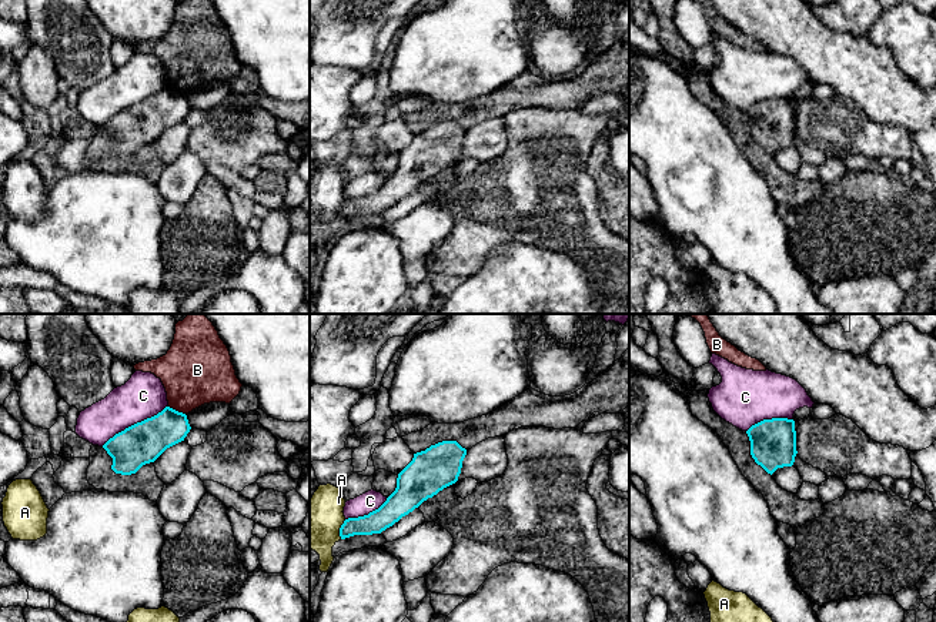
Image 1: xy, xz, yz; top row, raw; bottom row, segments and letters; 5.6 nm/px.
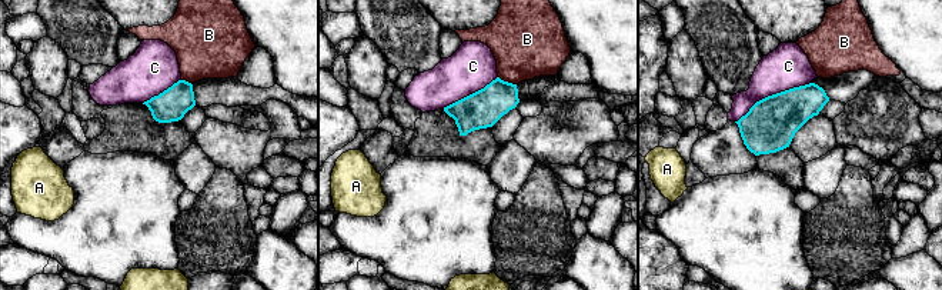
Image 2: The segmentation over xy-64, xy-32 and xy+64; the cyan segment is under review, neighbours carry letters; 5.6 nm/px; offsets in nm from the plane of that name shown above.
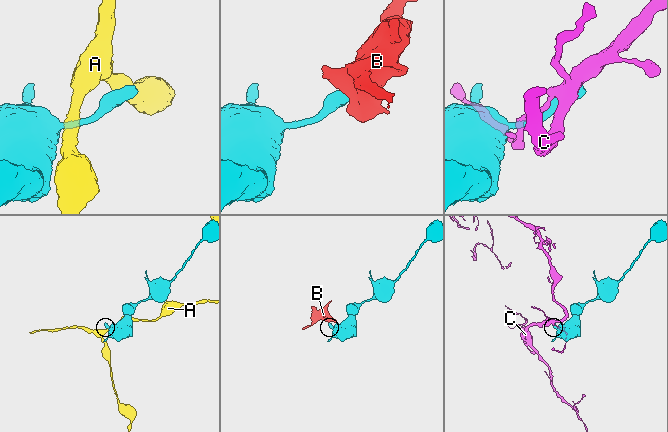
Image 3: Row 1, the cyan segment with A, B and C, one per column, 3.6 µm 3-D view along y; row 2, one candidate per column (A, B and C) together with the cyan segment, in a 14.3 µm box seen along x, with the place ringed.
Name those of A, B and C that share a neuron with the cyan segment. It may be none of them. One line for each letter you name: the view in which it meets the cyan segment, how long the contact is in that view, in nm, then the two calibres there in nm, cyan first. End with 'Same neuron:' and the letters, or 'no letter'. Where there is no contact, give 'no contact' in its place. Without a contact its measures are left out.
Same neuron: no letter

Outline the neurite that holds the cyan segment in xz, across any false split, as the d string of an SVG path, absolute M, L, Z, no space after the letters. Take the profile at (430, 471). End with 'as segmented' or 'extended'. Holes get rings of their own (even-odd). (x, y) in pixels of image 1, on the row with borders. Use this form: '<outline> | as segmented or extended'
M442 441L414 454L412 461L398 474L395 491L368 515L345 519L340 528L341 539L381 534L392 526L424 501L455 484L465 455L467 449L457 441Z | as segmented

